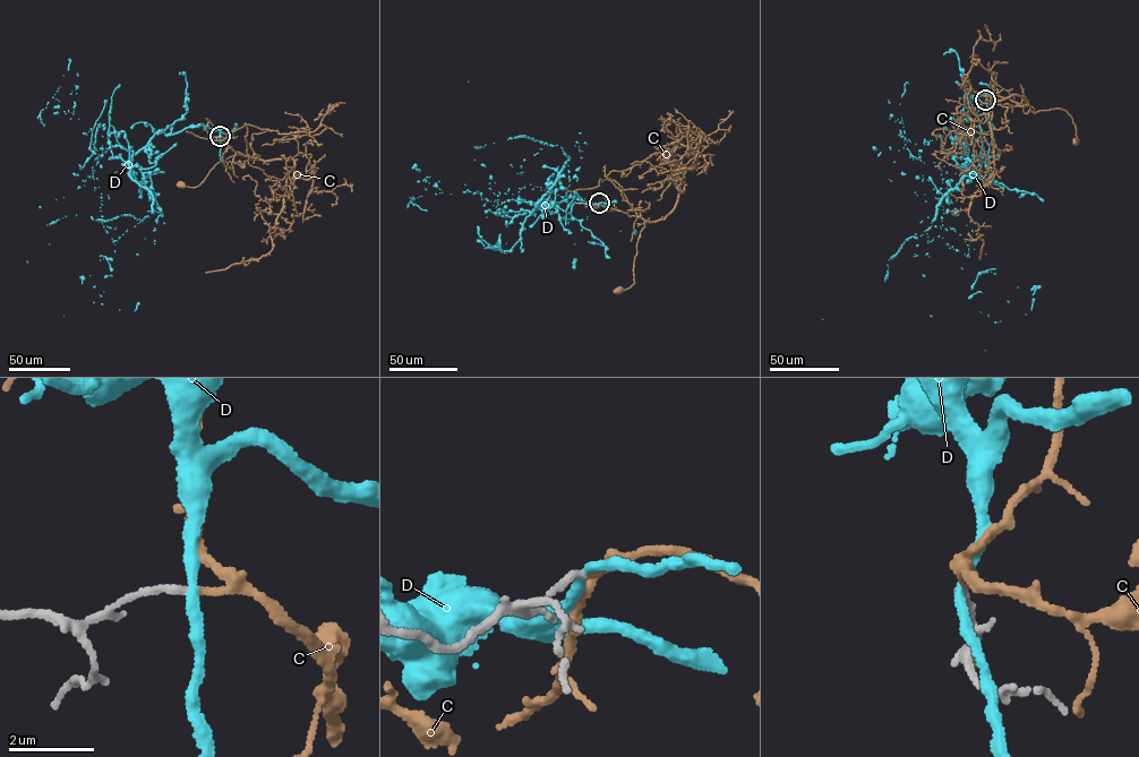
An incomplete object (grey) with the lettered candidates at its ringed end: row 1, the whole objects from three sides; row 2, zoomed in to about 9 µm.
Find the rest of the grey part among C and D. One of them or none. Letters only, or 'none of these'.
C

